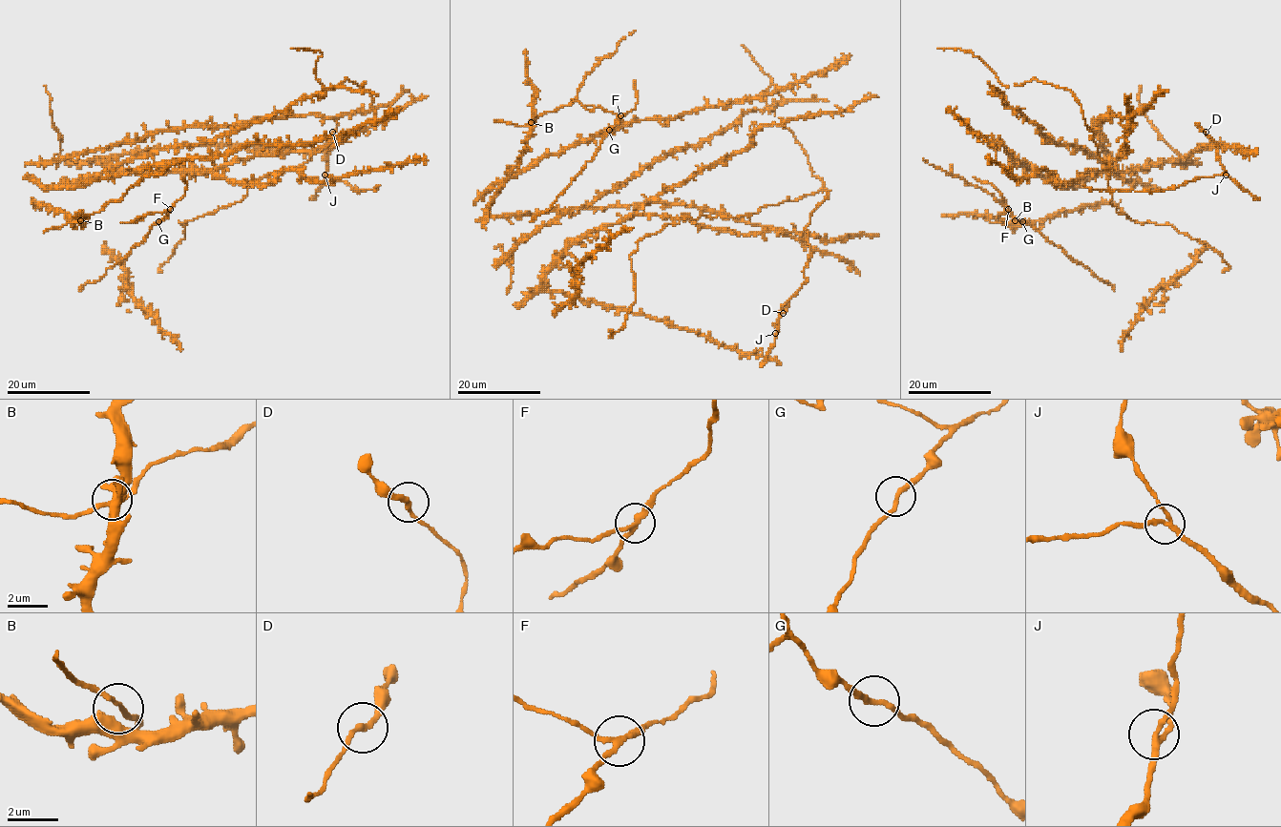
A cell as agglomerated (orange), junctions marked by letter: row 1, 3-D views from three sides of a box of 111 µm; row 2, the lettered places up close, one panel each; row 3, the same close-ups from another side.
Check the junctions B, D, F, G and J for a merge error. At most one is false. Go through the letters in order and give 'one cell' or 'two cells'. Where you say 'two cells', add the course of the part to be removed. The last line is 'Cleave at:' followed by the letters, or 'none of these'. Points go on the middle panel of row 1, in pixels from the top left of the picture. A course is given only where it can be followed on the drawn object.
B: one cell
D: one cell
F: two cells; course (620, 116), (572, 99)
G: one cell
J: one cell
Cleave at: F

